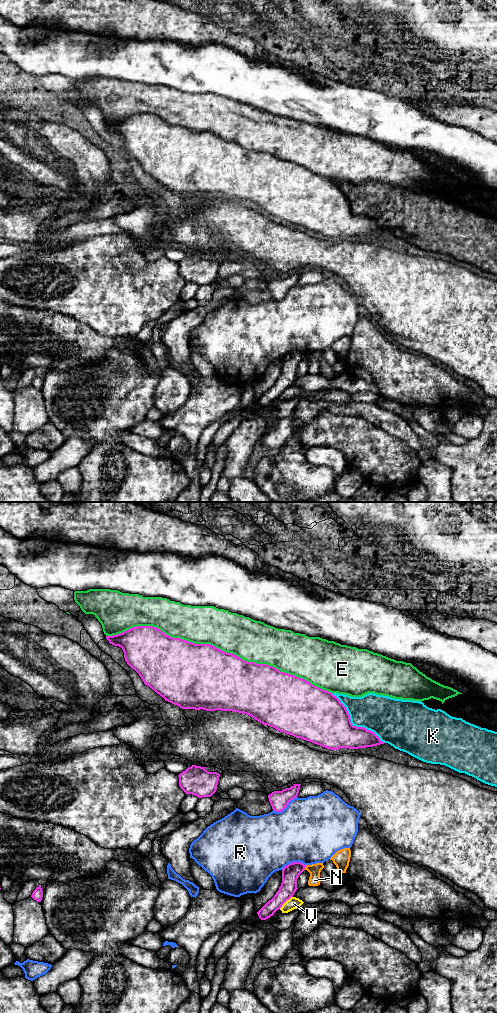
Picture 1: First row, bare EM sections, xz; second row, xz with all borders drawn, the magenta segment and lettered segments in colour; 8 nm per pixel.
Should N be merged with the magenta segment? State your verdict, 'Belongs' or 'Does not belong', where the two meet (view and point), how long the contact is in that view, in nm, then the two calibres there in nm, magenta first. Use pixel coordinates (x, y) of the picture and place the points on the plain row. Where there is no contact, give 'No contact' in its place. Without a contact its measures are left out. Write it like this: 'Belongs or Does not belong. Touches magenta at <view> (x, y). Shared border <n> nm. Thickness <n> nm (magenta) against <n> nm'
Does not belong. Touches magenta at xz (305, 355). Shared border 40 nm. Thickness 140 nm (magenta) against 100 nm

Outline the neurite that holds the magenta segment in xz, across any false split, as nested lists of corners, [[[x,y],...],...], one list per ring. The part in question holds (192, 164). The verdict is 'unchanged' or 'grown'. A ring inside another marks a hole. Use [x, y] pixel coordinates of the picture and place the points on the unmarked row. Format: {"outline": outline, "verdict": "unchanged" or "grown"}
{"outline": [[[153,114],[133,115],[117,123],[106,123],[106,127],[110,132],[122,136],[125,149],[139,162],[145,173],[163,185],[165,189],[182,197],[221,198],[246,202],[277,219],[331,238],[359,237],[384,232],[374,220],[364,215],[353,214],[346,195],[333,181],[305,167],[281,160],[273,154],[247,150],[210,132],[195,132],[180,126],[173,126]]], "verdict": "unchanged"}

